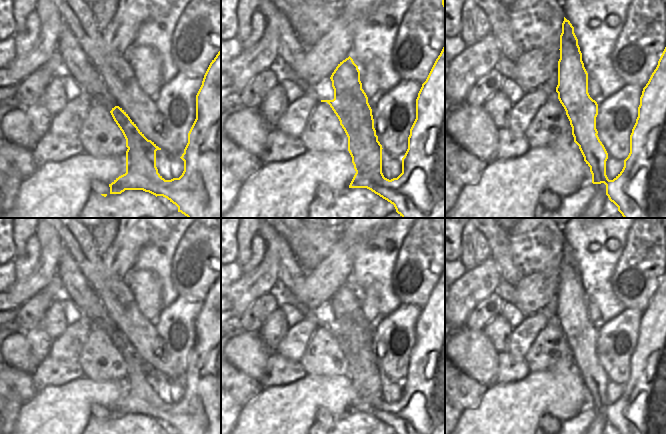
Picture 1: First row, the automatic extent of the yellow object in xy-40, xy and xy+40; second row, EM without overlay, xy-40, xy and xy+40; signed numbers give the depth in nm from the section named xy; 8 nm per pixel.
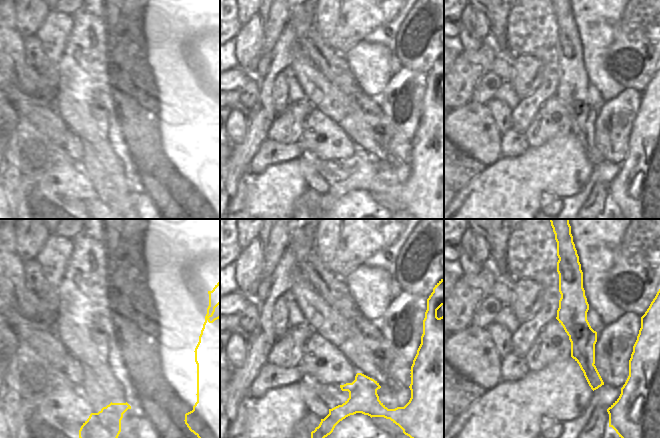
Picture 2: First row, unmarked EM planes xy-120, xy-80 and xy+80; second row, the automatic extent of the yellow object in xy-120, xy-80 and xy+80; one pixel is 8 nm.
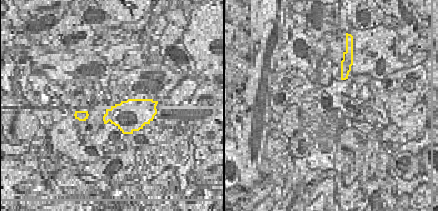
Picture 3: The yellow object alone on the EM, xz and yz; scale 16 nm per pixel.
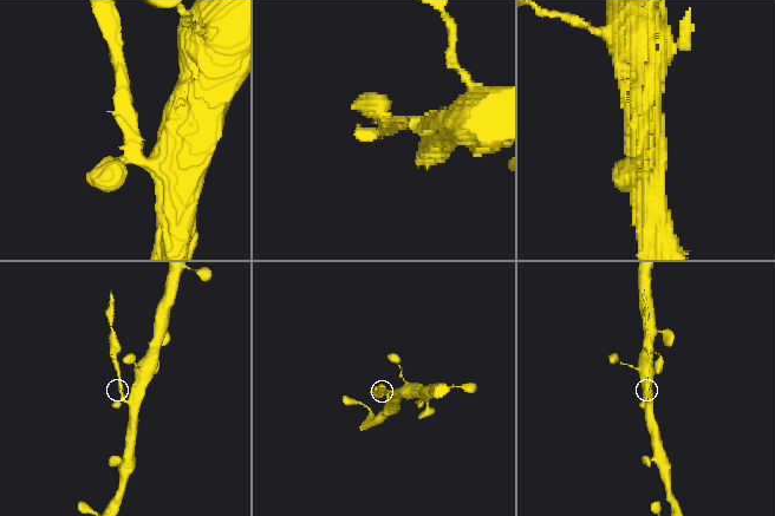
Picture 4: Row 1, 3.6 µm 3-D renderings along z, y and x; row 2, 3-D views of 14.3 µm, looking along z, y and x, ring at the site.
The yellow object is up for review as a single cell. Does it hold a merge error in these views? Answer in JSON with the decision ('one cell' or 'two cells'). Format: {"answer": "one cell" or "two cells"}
{"answer": "two cells"}

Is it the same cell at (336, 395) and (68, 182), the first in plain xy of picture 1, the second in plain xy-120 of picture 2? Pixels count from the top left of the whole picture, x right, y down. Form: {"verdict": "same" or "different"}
{"verdict": "same"}

